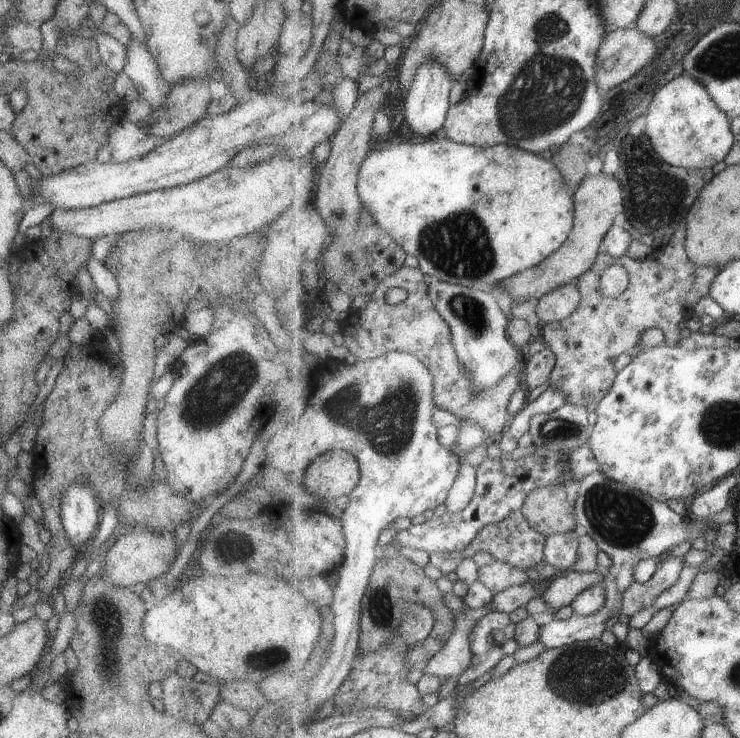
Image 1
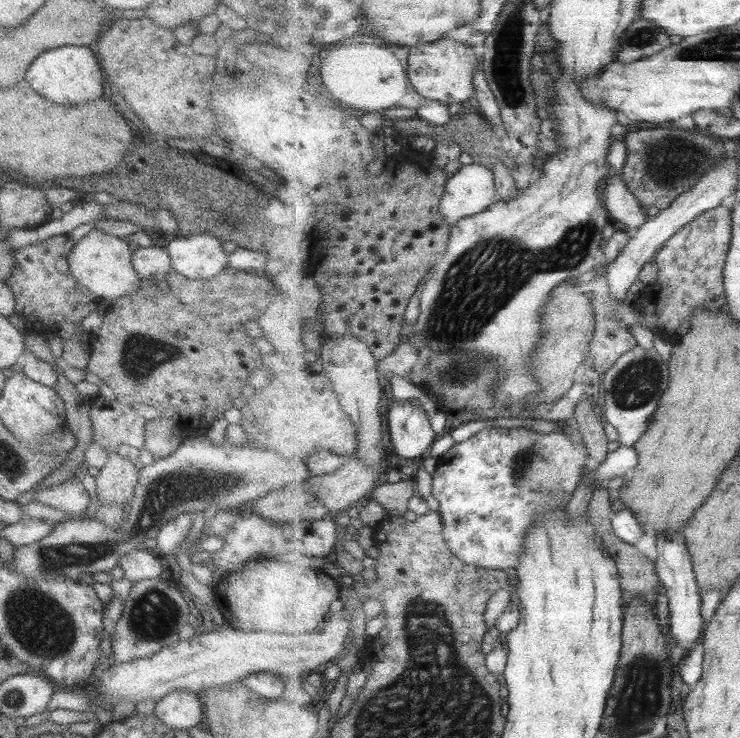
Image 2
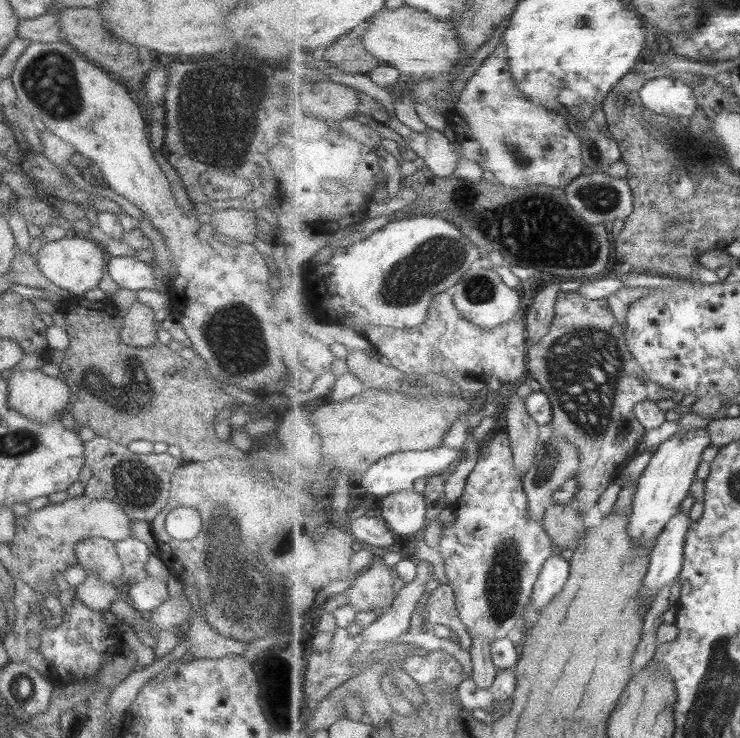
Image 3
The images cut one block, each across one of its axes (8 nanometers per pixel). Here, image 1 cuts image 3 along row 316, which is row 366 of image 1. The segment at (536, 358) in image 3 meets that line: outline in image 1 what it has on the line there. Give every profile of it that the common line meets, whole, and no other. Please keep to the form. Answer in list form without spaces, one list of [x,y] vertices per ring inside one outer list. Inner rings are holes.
[[[683,220],[671,242],[662,249],[653,250],[642,262],[629,256],[613,258],[613,265],[623,264],[630,274],[628,289],[615,298],[606,297],[601,290],[603,273],[611,266],[611,254],[601,254],[593,268],[578,278],[577,285],[582,291],[579,308],[565,320],[547,323],[545,332],[542,332],[547,346],[558,356],[549,386],[559,389],[567,403],[585,406],[603,400],[618,375],[616,358],[623,352],[633,354],[633,346],[647,328],[663,330],[667,344],[679,346],[683,340],[681,320],[687,320],[695,313],[694,306],[701,297],[710,294],[712,282],[721,270],[717,265],[697,266],[691,262],[686,249],[686,234],[687,225]]]

